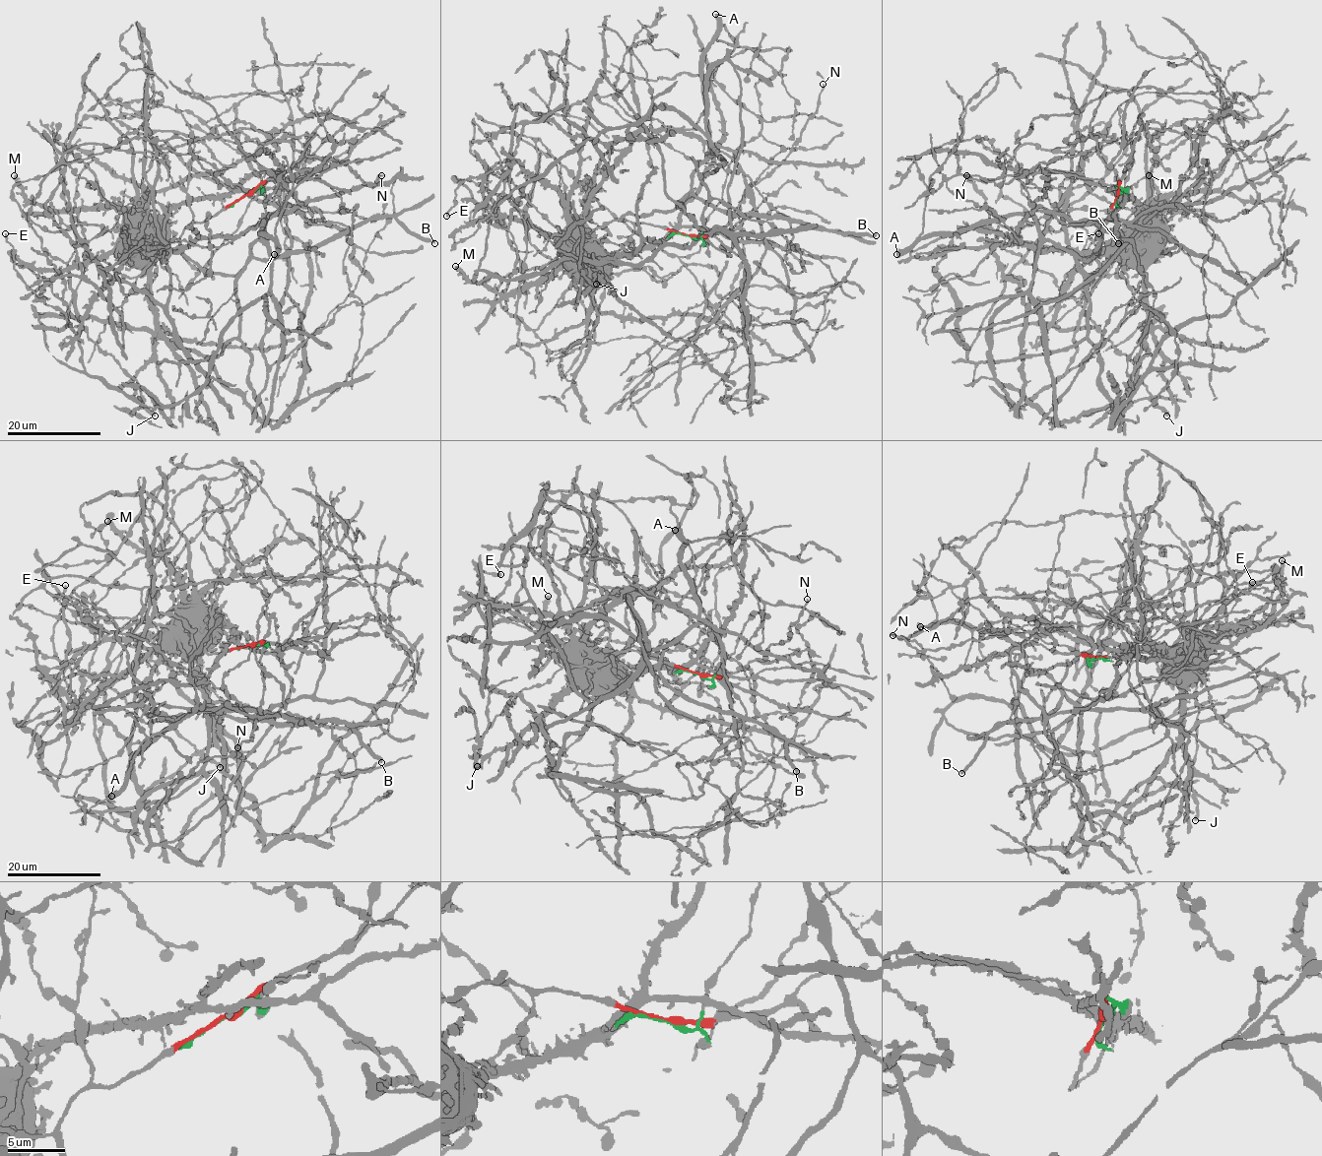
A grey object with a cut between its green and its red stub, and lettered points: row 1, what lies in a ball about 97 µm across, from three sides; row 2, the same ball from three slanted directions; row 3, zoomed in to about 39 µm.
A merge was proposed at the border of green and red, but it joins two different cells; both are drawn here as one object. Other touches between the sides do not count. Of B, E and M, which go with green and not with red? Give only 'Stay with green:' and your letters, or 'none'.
Stay with green: M

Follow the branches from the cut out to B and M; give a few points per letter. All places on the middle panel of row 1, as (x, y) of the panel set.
B: (687, 235), (623, 218), (674, 210), (693, 194), (736, 213), (782, 217), (806, 225), (876, 235)
M: (687, 235), (699, 239), (703, 228), (673, 228), (636, 250), (572, 261), (503, 293), (473, 284), (455, 266)

